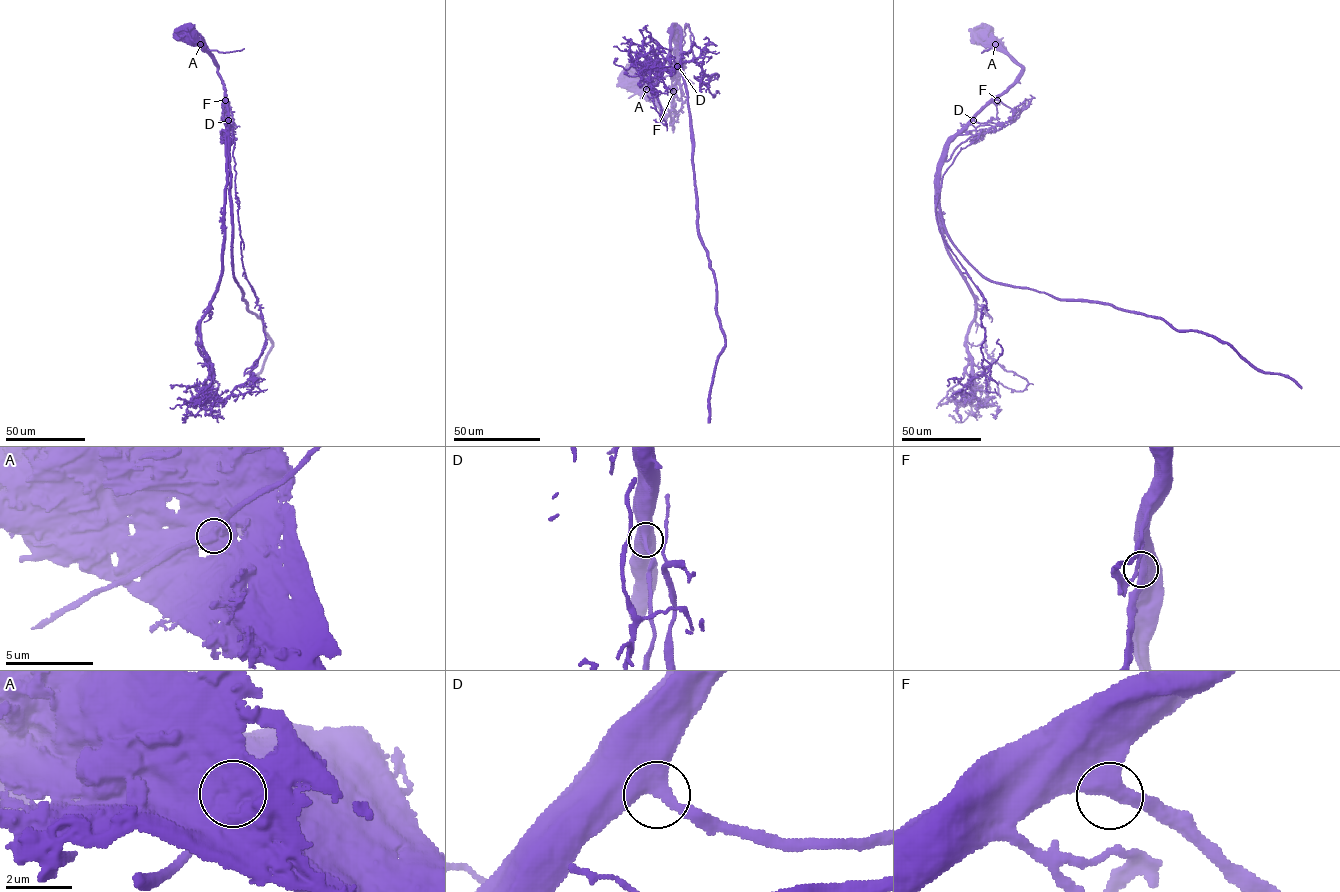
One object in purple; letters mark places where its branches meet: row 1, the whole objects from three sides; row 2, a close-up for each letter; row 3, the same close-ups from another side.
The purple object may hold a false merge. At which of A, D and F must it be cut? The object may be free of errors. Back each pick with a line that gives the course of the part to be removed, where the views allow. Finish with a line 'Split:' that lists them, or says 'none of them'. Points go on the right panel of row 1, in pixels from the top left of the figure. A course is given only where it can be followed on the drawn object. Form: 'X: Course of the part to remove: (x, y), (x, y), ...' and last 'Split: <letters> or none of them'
A: Course of the part to remove: (995, 44), (981, 52), (990, 48)
Split: A

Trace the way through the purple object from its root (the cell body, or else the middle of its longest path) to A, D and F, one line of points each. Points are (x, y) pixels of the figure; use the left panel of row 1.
A: (185, 32), (192, 42), (200, 44)
D: (185, 32), (184, 36), (196, 41), (217, 67), (225, 88), (228, 120)
F: (185, 32), (189, 41), (196, 41), (212, 58), (223, 84), (225, 100)

